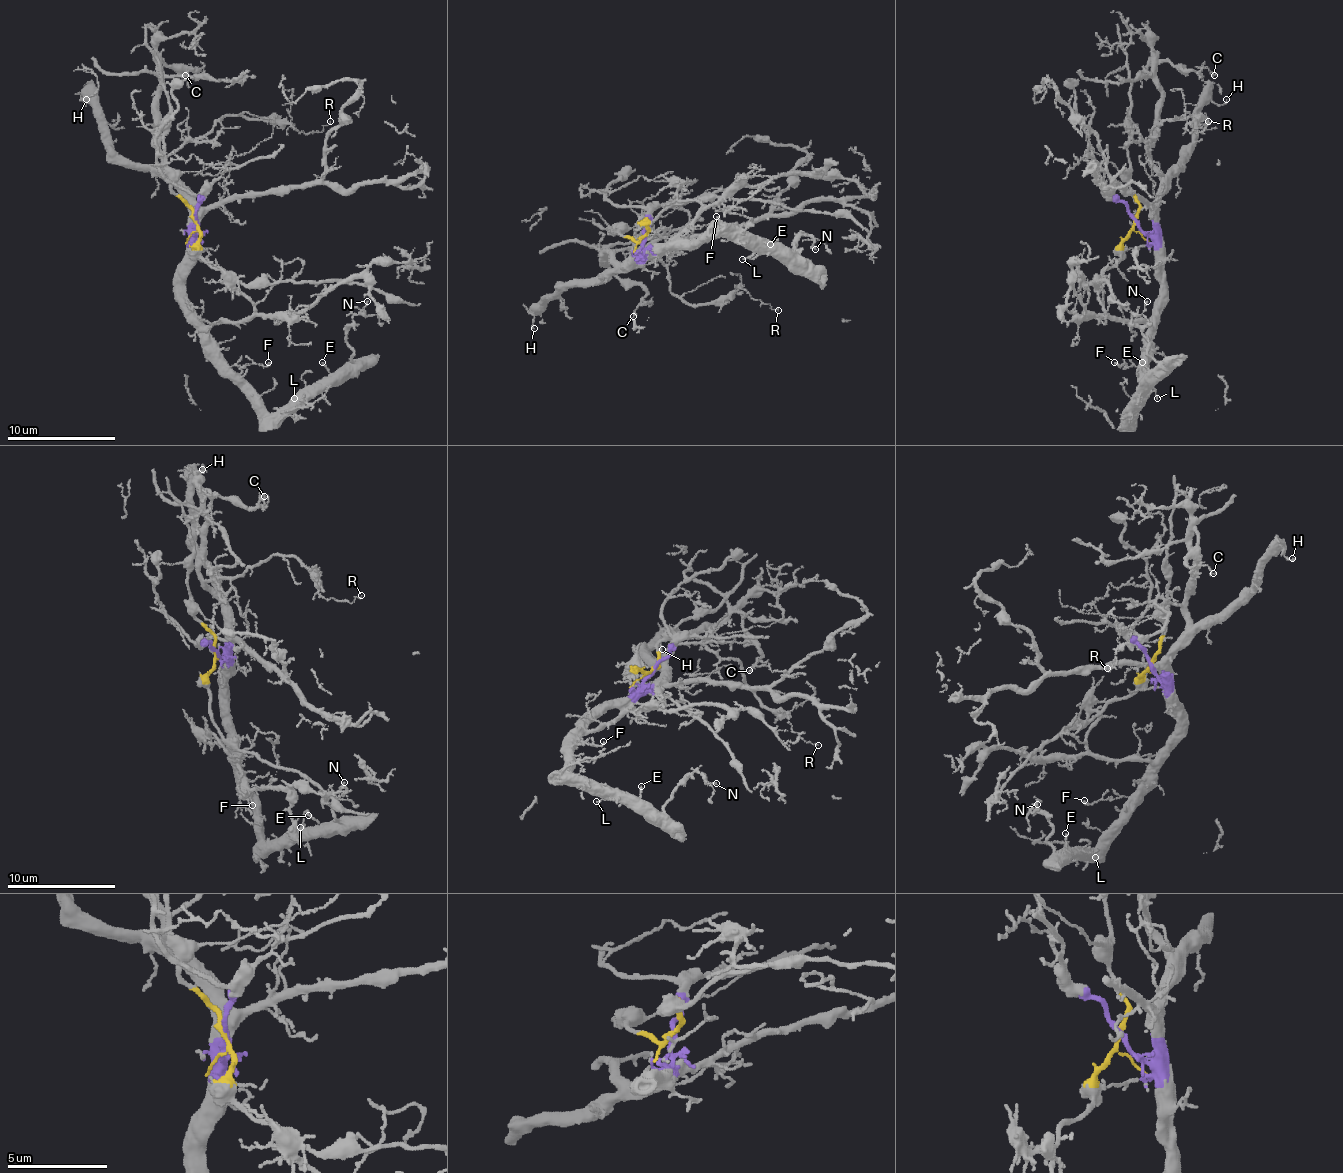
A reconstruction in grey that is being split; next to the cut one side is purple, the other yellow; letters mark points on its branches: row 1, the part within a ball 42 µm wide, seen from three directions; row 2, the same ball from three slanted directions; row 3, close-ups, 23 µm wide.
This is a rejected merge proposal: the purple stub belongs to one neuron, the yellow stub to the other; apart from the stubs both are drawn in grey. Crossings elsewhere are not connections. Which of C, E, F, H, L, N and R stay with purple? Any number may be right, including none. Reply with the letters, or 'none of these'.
C, E, F, H, L, N, R

